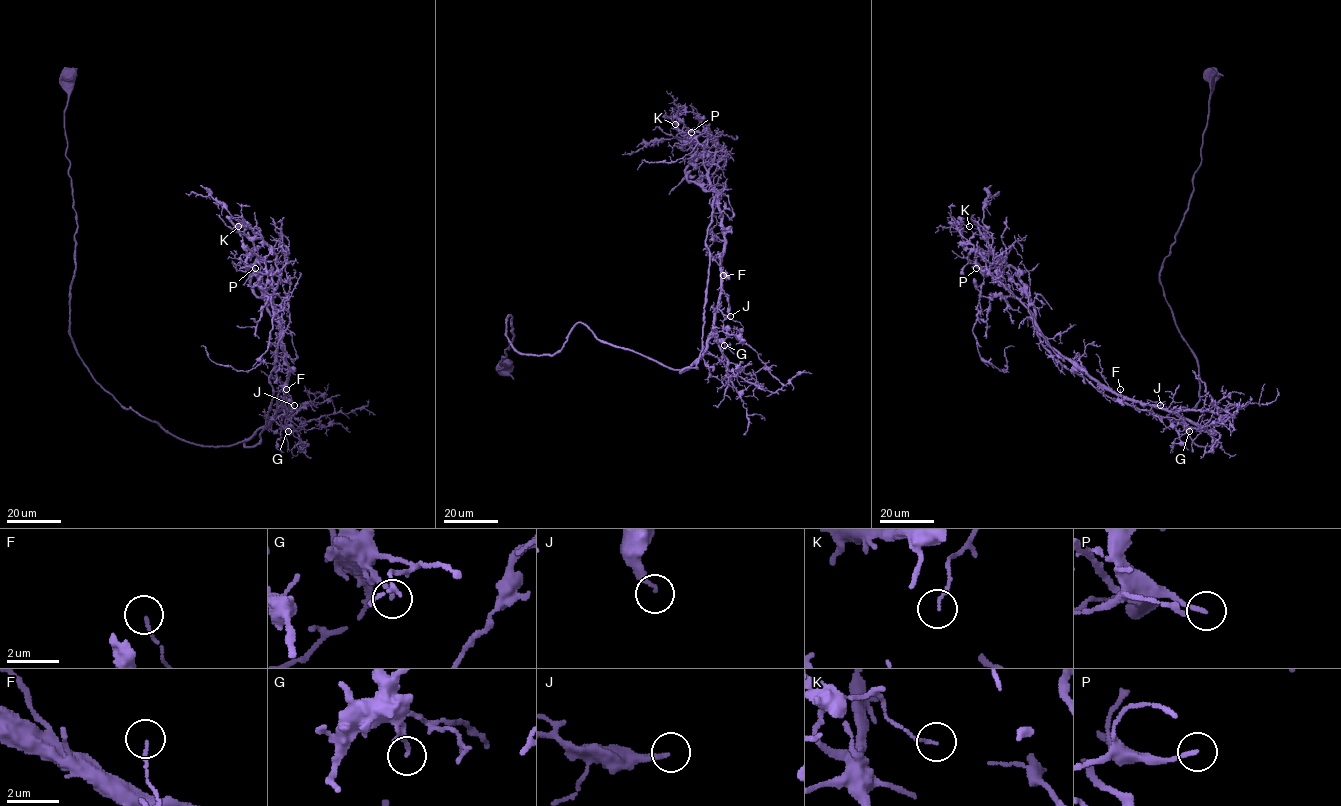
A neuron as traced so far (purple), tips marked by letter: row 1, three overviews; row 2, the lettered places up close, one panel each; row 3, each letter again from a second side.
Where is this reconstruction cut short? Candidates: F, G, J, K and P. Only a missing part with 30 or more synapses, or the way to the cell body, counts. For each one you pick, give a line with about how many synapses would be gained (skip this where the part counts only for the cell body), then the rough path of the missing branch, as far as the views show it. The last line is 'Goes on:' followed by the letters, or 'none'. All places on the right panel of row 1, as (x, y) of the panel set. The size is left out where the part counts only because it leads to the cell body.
J: 40 synapses; course (1160, 405), (1171, 404), (1193, 388), (1210, 367)
Goes on: J

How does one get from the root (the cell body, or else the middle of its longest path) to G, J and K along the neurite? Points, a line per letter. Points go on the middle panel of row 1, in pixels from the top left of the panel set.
G: (503, 365), (510, 315), (520, 353), (554, 355), (578, 322), (674, 369), (711, 337), (724, 345)
J: (503, 365), (510, 315), (520, 353), (554, 355), (581, 322), (674, 369), (705, 349), (722, 294), (730, 316)
K: (503, 365), (510, 315), (520, 353), (578, 322), (674, 369), (703, 353), (715, 145), (675, 124)

